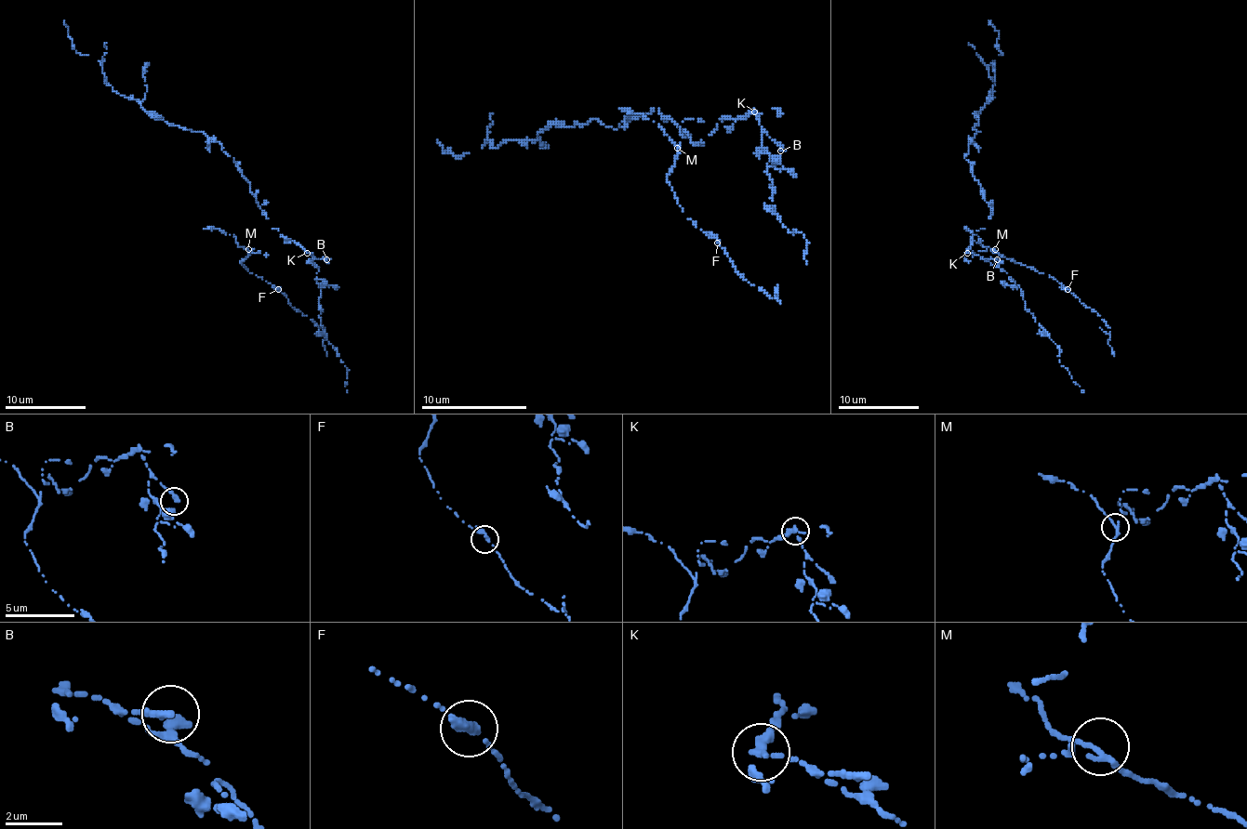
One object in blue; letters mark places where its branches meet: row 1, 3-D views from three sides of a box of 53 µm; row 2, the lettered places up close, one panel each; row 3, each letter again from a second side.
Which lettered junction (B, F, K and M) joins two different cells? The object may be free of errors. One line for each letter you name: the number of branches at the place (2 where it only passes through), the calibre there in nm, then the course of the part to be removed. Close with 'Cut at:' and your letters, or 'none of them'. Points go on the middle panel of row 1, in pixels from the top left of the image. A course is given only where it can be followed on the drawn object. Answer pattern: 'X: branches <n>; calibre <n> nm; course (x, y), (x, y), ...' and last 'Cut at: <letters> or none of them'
K: branches 2; calibre 280 nm; course (754, 111), (720, 119), (698, 142), (659, 109), (616, 129), (550, 125), (535, 140), (453, 156), (437, 140)
Cut at: K

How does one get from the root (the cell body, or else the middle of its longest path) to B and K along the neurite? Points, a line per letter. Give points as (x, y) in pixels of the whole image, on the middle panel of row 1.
B: (701, 140), (724, 119), (746, 119), (754, 113), (780, 151)
K: (701, 140), (724, 119), (743, 119), (754, 111)

